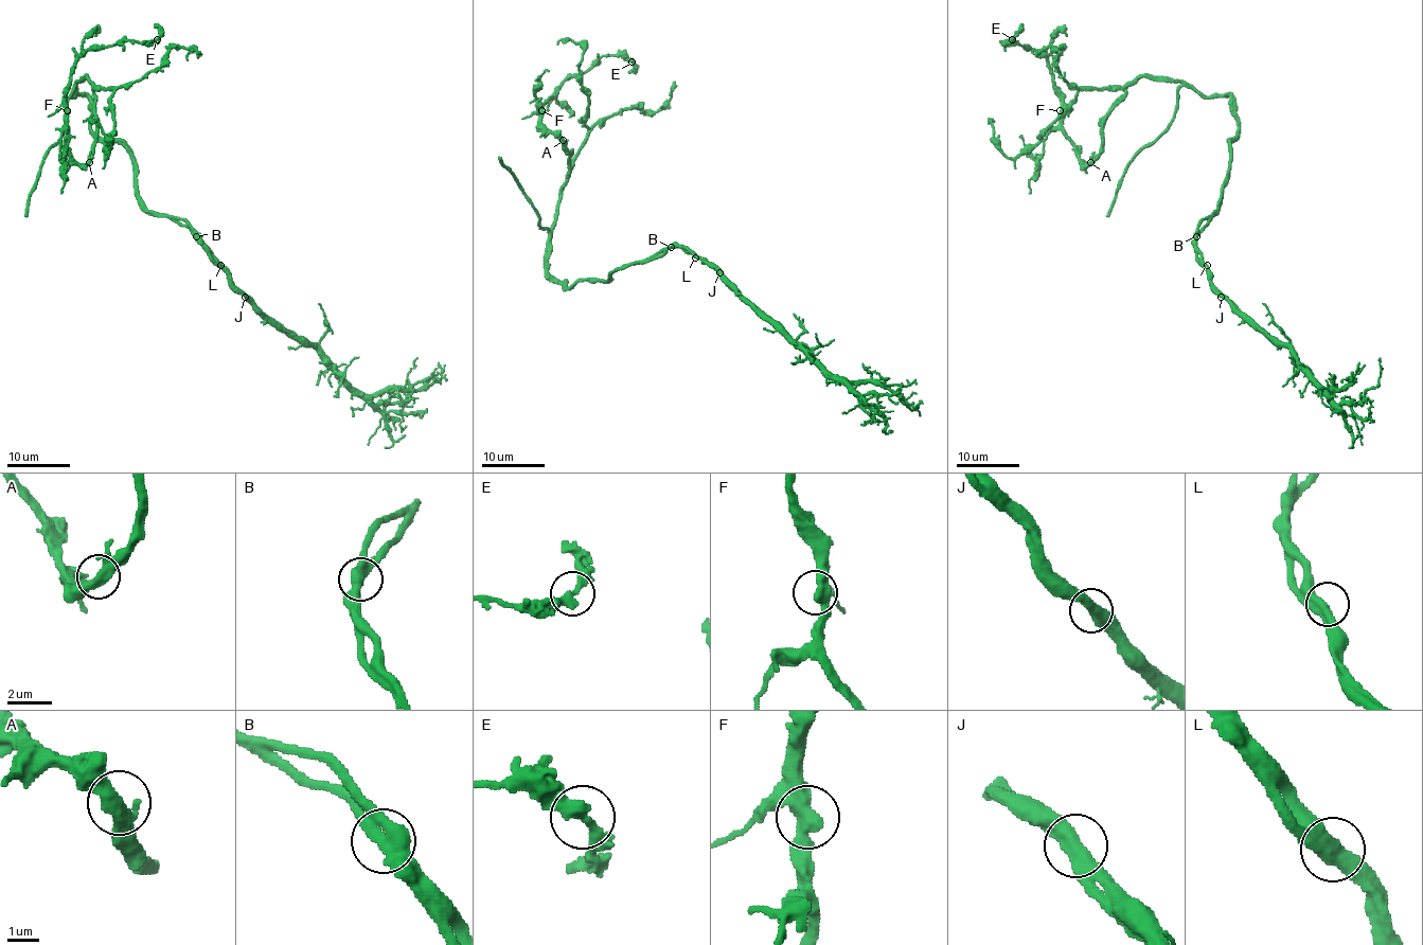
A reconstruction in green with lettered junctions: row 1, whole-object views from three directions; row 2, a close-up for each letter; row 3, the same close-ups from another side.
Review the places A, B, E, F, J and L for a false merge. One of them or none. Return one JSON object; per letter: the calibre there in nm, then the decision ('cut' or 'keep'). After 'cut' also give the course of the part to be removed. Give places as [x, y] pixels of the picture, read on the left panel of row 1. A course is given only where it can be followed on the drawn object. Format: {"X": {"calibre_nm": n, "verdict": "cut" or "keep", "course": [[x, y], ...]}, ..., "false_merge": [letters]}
{"A": {"calibre_nm": 460, "verdict": "keep"}, "B": {"calibre_nm": 550, "verdict": "keep"}, "E": {"calibre_nm": 380, "verdict": "keep"}, "F": {"calibre_nm": 460, "verdict": "keep"}, "J": {"calibre_nm": 480, "verdict": "keep"}, "L": {"calibre_nm": 480, "verdict": "keep"}, "false_merge": []}

